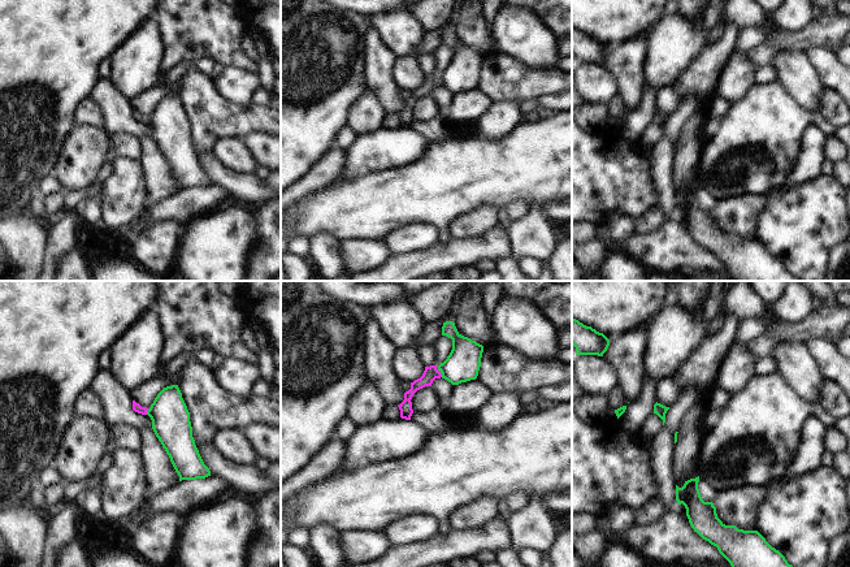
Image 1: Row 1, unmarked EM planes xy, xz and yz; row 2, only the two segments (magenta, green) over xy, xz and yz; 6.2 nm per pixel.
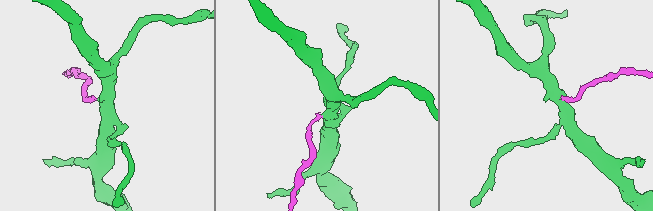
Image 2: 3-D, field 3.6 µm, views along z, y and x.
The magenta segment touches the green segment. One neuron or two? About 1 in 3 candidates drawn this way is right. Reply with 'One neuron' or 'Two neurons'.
Two neurons

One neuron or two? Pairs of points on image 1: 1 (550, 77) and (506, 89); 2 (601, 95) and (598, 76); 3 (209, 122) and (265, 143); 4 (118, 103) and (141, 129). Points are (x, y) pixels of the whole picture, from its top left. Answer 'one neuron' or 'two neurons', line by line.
1: one neuron
2: one neuron
3: two neurons
4: one neuron

